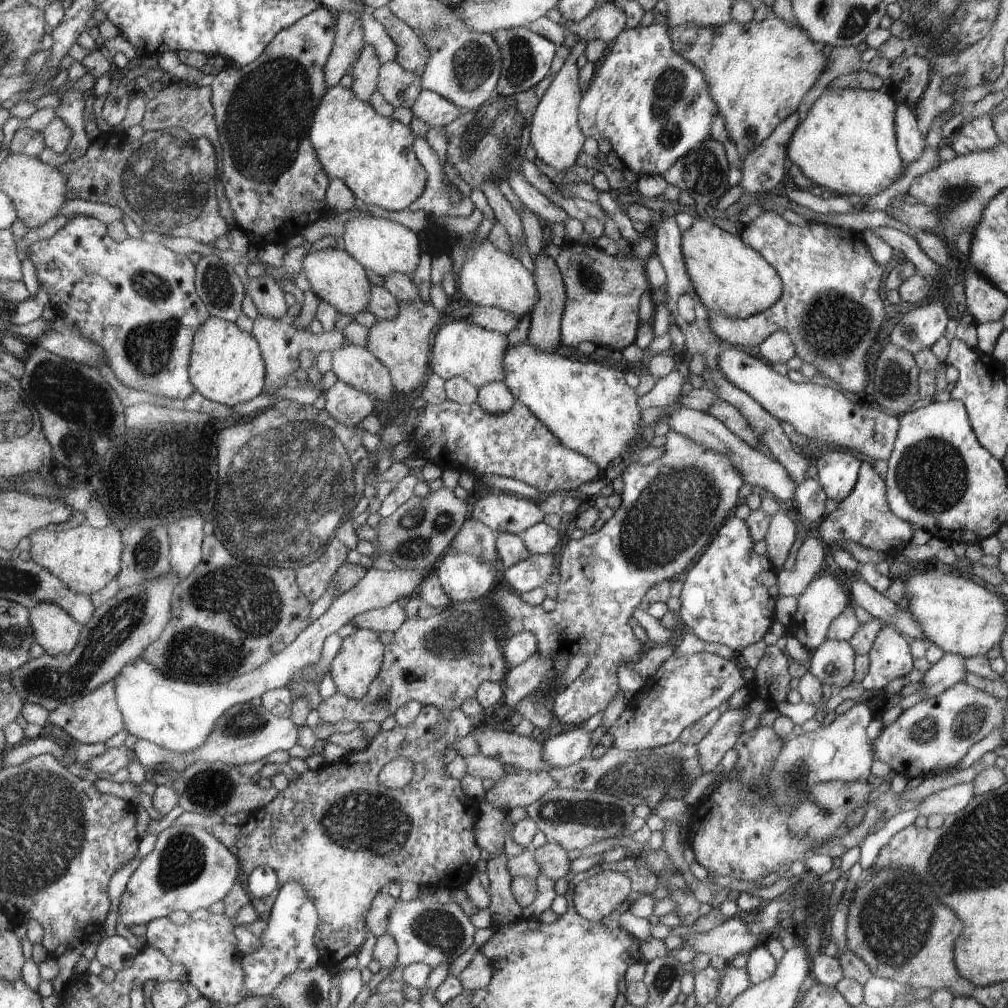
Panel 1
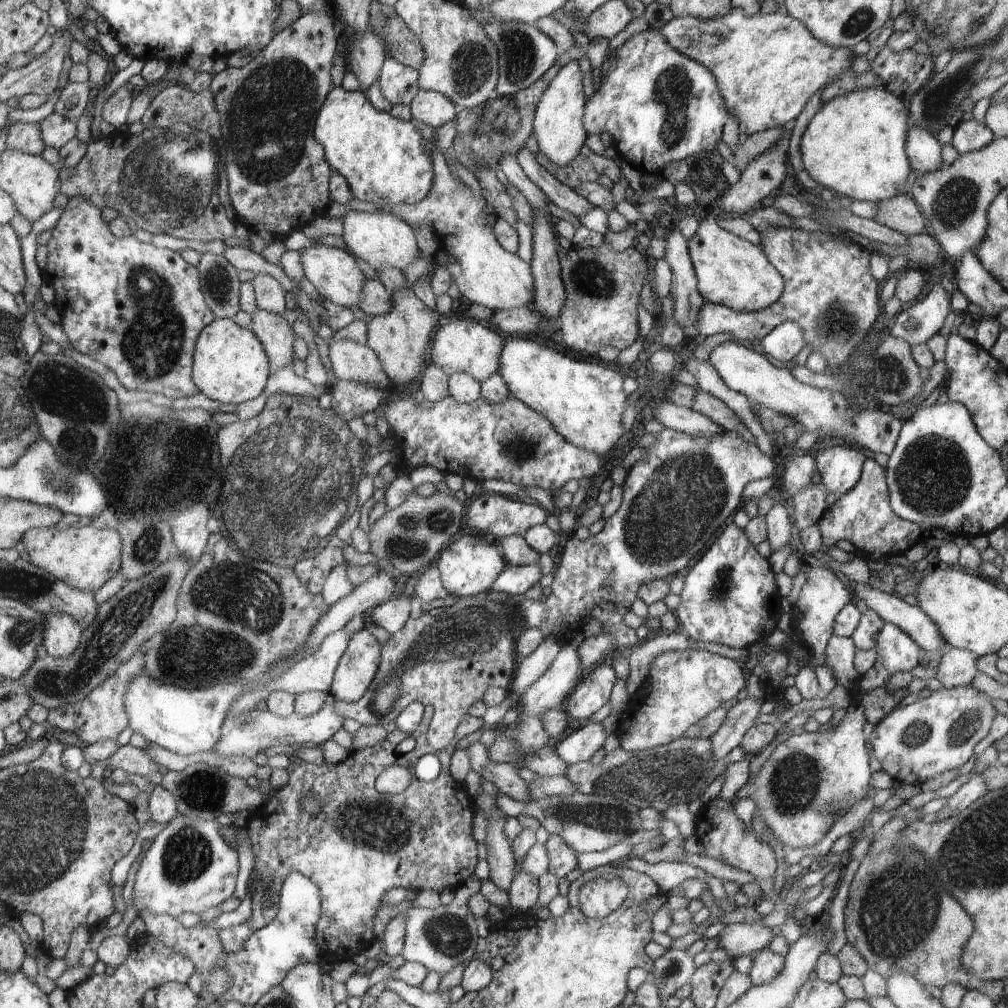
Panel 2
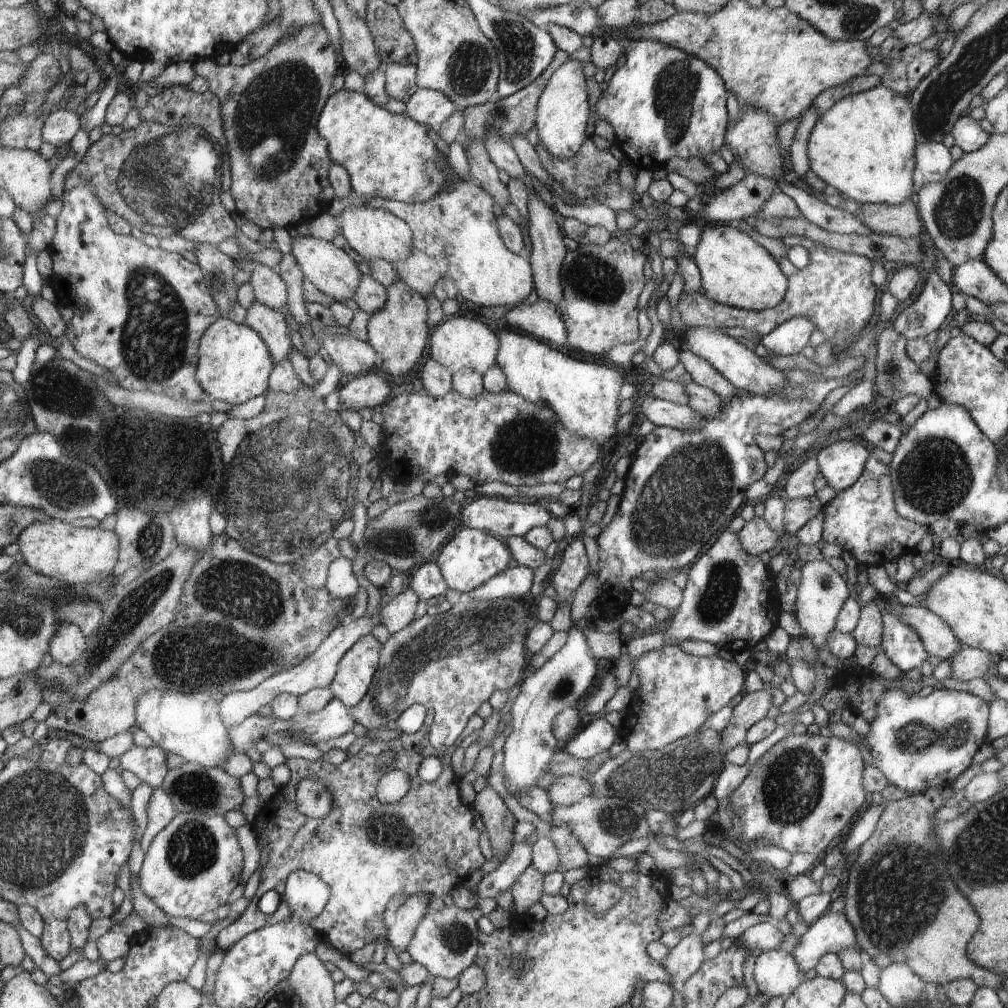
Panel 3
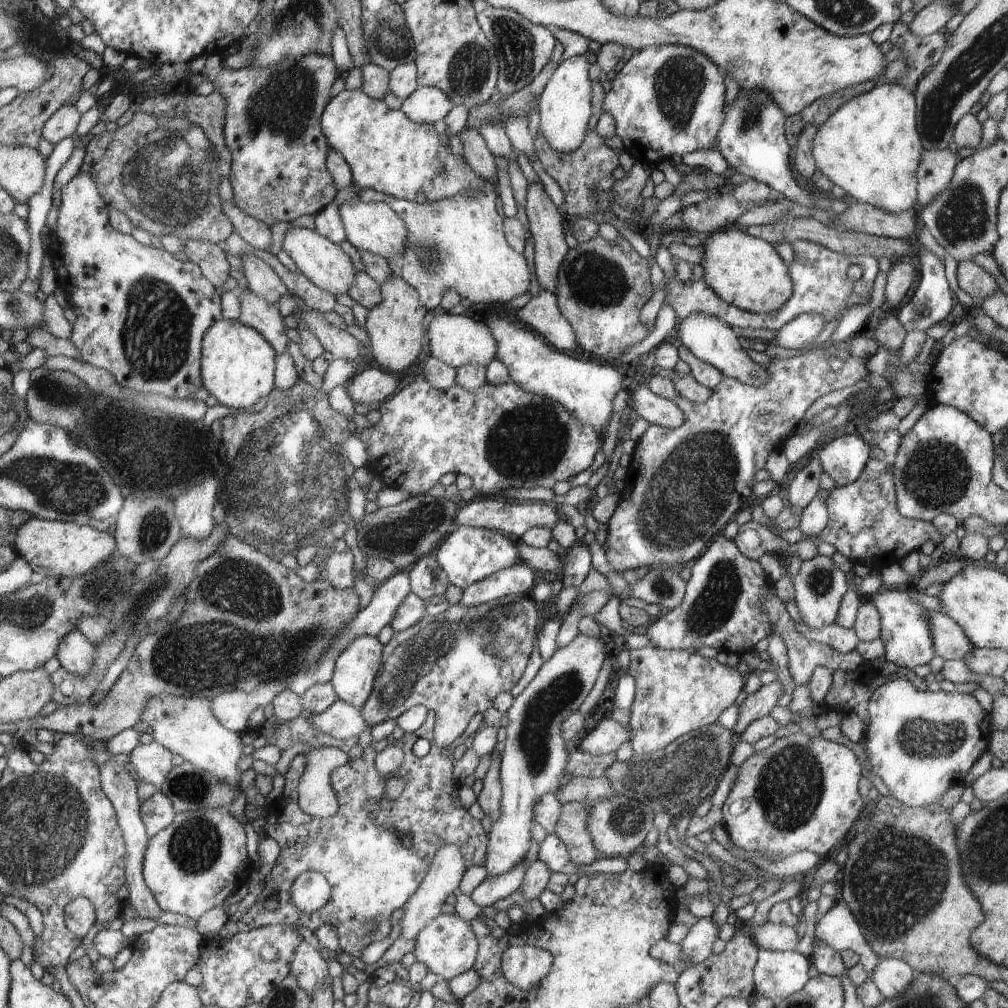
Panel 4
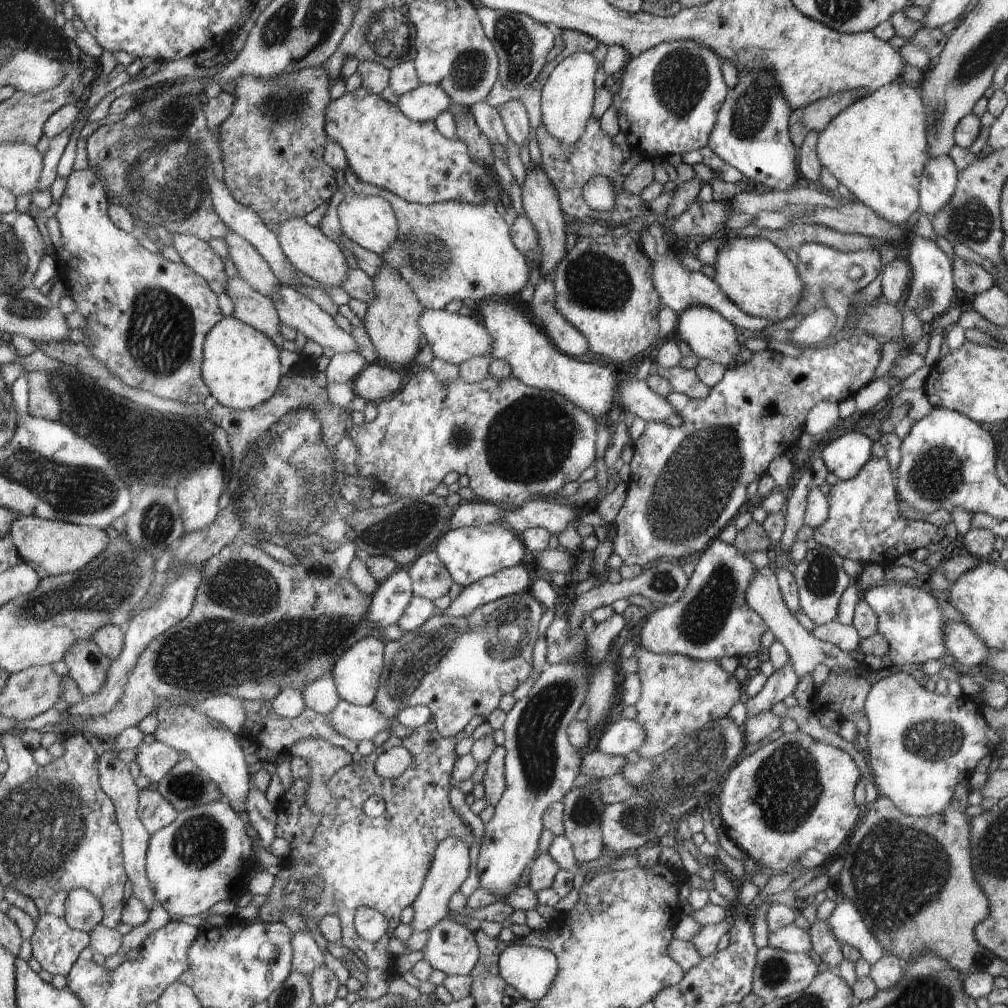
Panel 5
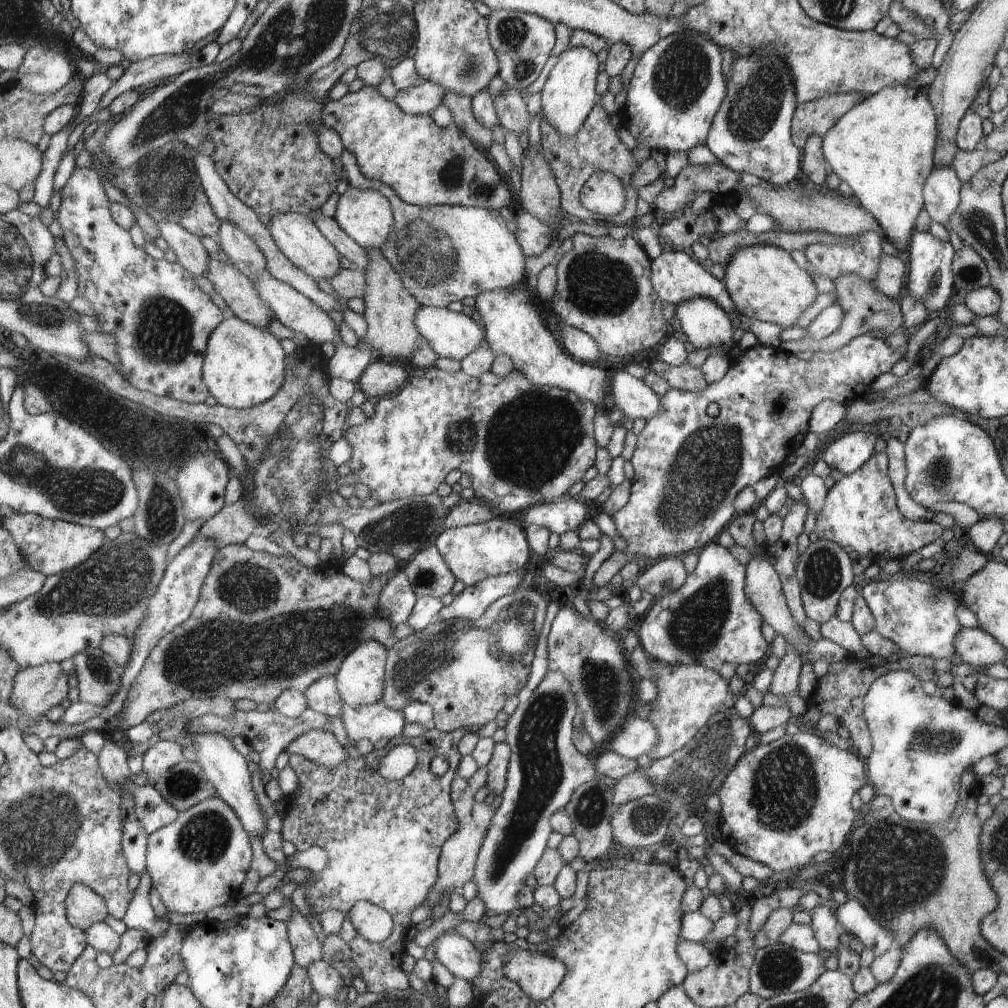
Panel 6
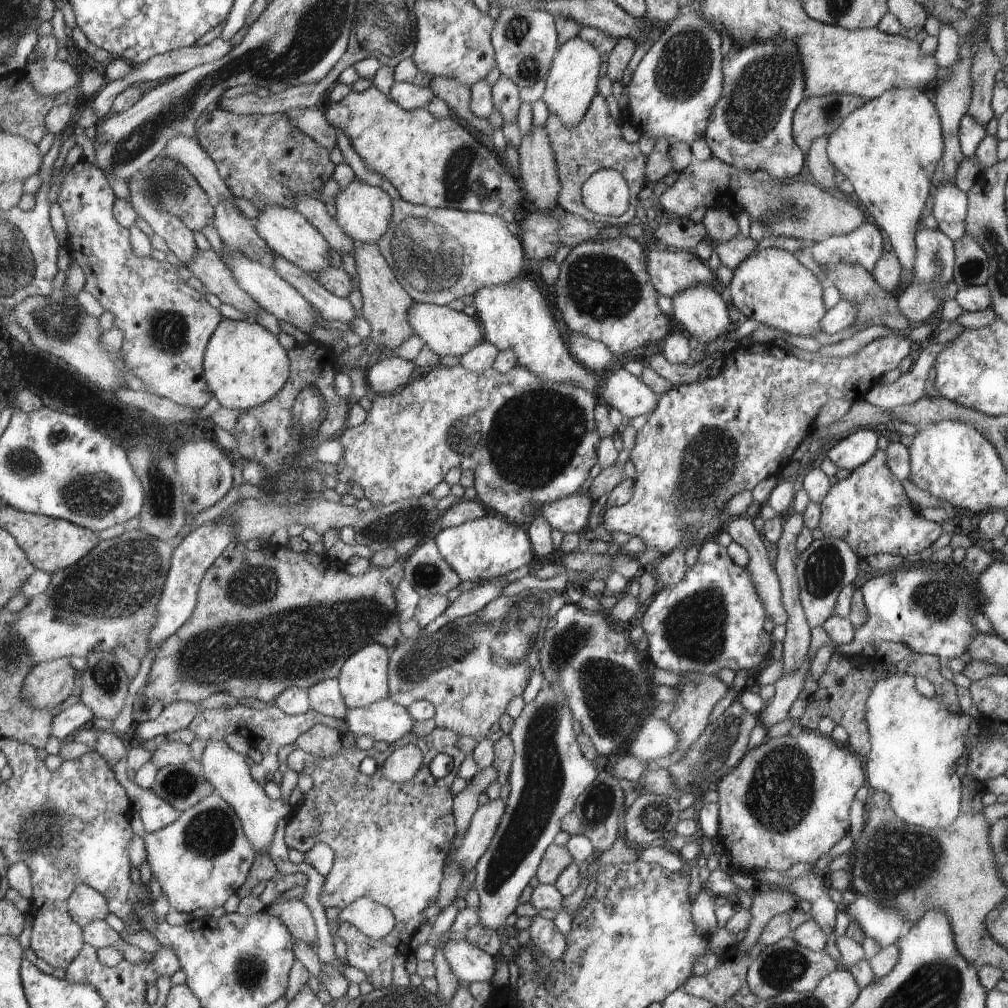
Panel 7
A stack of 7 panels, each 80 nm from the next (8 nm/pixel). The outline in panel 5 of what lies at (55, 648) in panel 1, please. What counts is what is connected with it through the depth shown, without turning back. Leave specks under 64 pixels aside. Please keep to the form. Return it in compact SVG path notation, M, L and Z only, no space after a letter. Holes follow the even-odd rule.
M78 641L73 644L63 660L68 667L68 674L71 674L72 680L76 681L86 697L102 689L111 660L94 641Z

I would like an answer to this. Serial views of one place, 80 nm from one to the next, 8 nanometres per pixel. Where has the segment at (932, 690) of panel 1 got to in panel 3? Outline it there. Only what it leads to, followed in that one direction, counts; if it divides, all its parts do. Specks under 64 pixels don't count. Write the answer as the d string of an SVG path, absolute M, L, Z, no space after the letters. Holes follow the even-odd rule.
M962 646L949 658L951 677L956 680L972 680L986 675L989 678L992 657L989 652Z

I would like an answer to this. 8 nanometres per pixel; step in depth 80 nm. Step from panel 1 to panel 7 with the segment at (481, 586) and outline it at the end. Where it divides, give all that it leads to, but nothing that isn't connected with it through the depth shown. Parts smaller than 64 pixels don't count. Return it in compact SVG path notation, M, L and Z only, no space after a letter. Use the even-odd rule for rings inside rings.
M487 511L481 519L466 521L457 527L439 528L433 534L433 541L450 568L466 582L506 576L508 572L530 564L535 555L521 526Z

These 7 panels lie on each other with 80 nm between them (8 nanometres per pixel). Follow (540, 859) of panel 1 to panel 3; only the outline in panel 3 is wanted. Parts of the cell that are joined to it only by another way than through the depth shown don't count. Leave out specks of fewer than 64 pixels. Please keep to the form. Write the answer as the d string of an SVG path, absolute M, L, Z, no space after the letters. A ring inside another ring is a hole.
M552 826L548 837L555 843L559 852L558 871L565 873L572 868L587 867L590 854L581 842L578 842L569 827Z

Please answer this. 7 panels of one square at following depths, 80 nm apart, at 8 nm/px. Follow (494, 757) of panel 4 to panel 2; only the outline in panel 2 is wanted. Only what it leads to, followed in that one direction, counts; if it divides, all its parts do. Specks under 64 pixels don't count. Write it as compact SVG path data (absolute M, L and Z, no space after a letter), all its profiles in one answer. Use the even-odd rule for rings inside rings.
M484 792L479 797L474 797L479 812L489 820L485 846L487 848L489 864L486 876L495 886L509 892L512 880L516 873L516 859L511 847L511 842L503 832L507 814L500 810L492 794Z

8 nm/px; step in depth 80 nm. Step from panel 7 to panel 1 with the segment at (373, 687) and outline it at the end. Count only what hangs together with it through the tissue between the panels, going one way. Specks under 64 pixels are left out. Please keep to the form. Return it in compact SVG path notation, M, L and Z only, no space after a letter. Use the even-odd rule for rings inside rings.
M356 629L352 634L343 637L340 650L331 660L330 674L337 692L351 699L359 699L370 690L373 682L377 680L382 666L384 644L378 640L375 630Z

